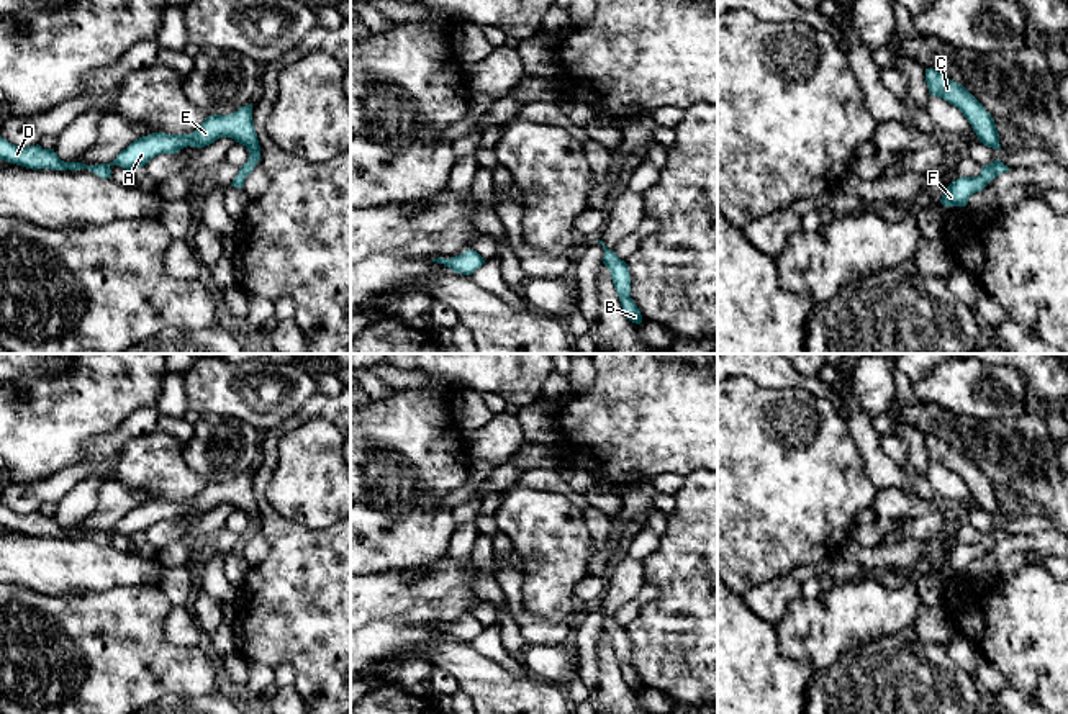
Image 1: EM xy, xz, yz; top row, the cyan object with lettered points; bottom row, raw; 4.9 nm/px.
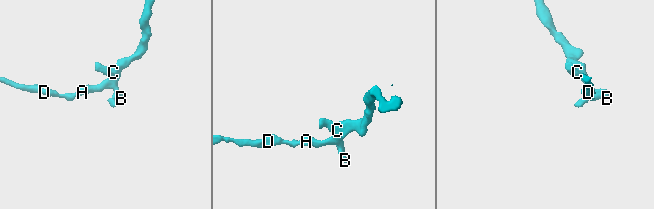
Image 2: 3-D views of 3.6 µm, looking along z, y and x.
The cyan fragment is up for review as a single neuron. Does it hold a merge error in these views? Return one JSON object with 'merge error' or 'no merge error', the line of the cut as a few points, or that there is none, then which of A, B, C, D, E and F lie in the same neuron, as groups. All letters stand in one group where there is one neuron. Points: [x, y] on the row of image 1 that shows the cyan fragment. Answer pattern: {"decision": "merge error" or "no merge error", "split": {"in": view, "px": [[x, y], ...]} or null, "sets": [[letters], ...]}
{"decision": "no merge error", "split": null, "sets": [["A", "B", "C", "D", "E", "F"]]}

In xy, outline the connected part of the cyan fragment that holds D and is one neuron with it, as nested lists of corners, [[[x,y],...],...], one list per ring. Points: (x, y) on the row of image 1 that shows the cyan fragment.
[[[252,105],[241,106],[231,115],[213,115],[190,134],[165,134],[152,133],[143,136],[123,149],[110,164],[85,165],[82,162],[64,162],[54,149],[43,149],[39,144],[18,147],[0,136],[0,159],[26,169],[51,169],[51,170],[80,170],[88,169],[102,178],[111,177],[111,165],[120,165],[126,170],[144,167],[152,157],[161,154],[175,154],[180,149],[205,147],[219,138],[231,138],[249,151],[247,162],[239,167],[231,187],[242,188],[246,177],[260,160],[260,146],[252,121]]]

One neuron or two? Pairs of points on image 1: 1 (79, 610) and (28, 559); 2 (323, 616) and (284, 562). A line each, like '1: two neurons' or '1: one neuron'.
1: two neurons
2: one neuron

